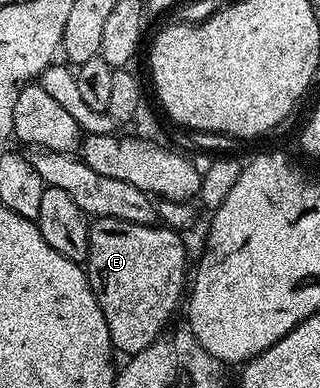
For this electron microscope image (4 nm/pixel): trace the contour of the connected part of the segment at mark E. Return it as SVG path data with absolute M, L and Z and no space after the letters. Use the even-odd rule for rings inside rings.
M97 217L90 226L90 253L86 255L84 261L84 271L86 273L86 281L90 284L92 294L96 298L96 302L100 306L100 310L104 314L104 322L108 322L108 334L110 342L115 353L122 354L126 352L127 357L135 356L140 350L144 350L148 346L152 346L154 340L159 339L163 335L162 332L166 328L166 323L170 320L170 315L178 308L178 303L183 303L184 293L188 288L188 268L186 272L186 248L182 245L182 240L177 231L169 226L161 226L158 228L154 224L133 224L132 222L124 222L116 218Z

